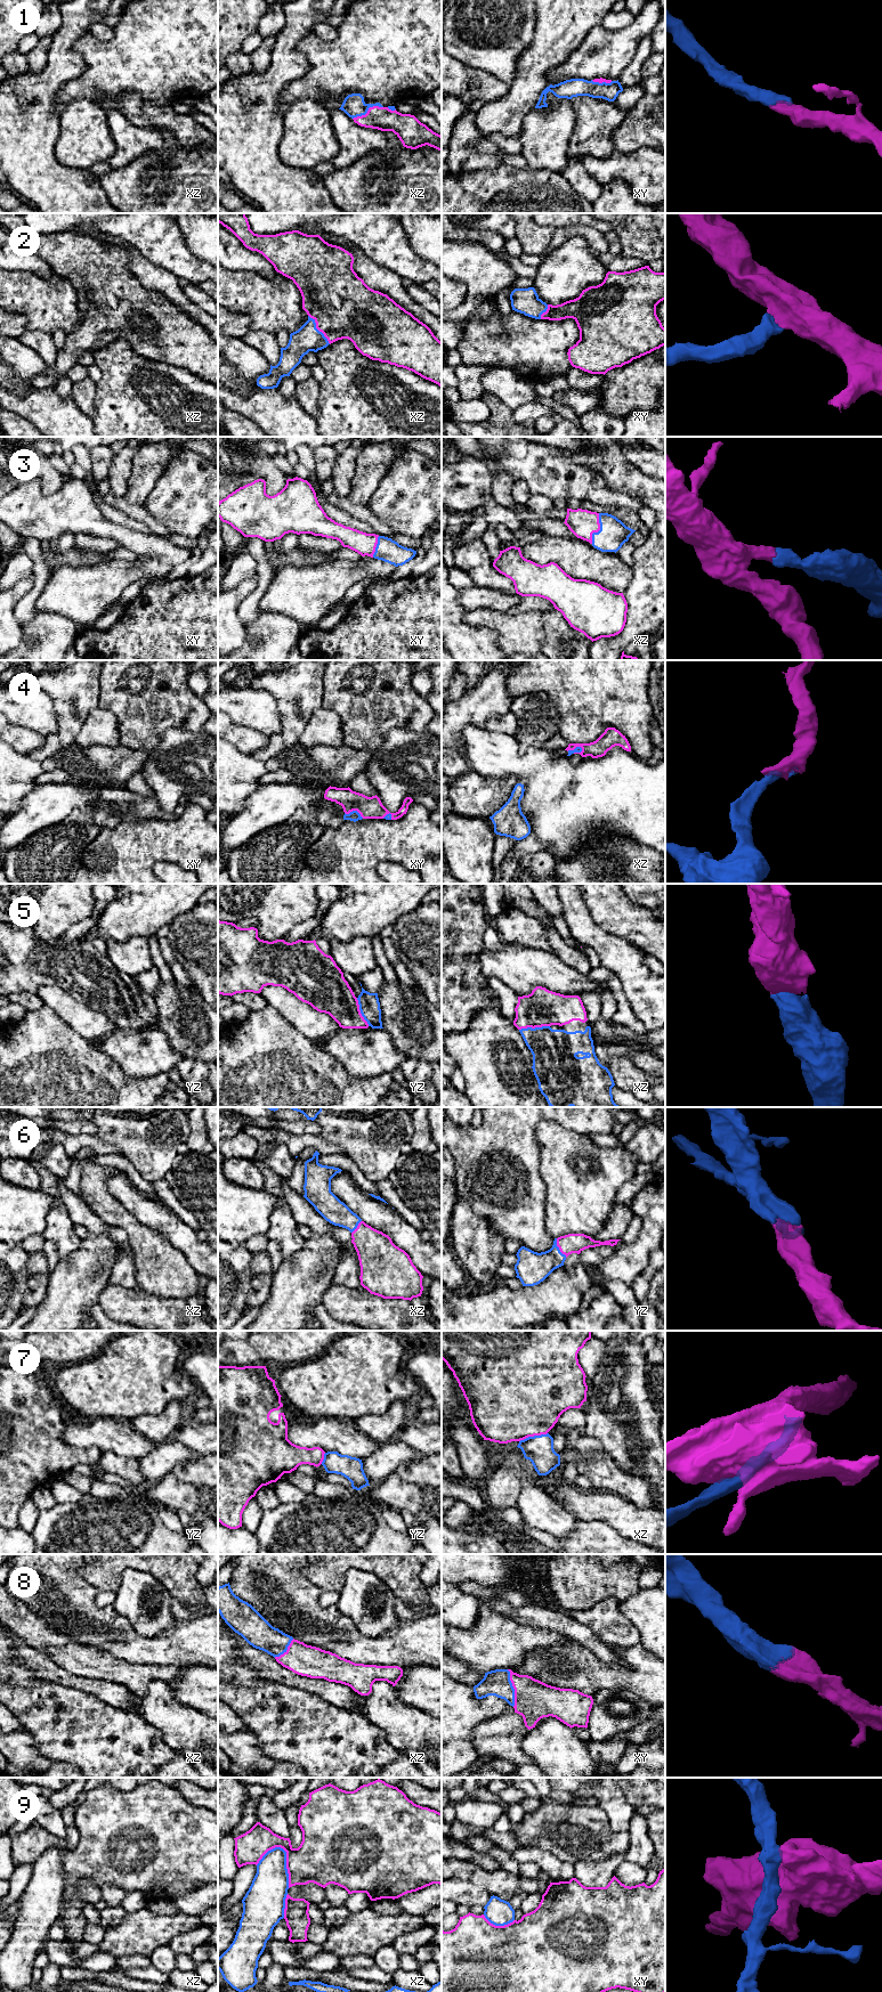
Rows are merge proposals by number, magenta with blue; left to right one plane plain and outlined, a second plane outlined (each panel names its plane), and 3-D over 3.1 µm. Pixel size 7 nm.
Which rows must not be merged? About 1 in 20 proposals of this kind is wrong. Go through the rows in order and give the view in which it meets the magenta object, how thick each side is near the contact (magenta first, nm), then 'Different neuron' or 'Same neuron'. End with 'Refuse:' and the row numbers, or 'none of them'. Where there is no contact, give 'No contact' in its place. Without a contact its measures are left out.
1: Touches magenta in xz. Thickness 160 nm (magenta) against 160 nm. Same neuron
2: Touches magenta in xz. Thickness 440 nm (magenta) against 180 nm. Same neuron
3: Touches magenta in xz. Thickness 190 nm (magenta) against 200 nm. Same neuron
4: Touches magenta in xy. Thickness 160 nm (magenta) against 70 nm. Same neuron
5: Touches magenta in xz. Thickness 260 nm (magenta) against 300 nm. Same neuron
6: Touches magenta in yz. Thickness 140 nm (magenta) against 240 nm. Same neuron
7: Touches magenta in xz. Thickness 500 nm (magenta) against 200 nm. Same neuron
8: Touches magenta in xy. Thickness 280 nm (magenta) against 180 nm. Same neuron
9: Touches magenta in xz. Thickness 360 nm (magenta) against 260 nm. Same neuron
Refuse: none of them

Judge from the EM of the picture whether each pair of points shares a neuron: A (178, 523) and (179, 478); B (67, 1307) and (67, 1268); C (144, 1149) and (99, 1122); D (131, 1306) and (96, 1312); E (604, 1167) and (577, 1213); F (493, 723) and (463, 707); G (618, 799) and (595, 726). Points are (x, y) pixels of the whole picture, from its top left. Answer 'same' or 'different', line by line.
A: same
B: same
C: same
D: different
E: same
F: different
G: different

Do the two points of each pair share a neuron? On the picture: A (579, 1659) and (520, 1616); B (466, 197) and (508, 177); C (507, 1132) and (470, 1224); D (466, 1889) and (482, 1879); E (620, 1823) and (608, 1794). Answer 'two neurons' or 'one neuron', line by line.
A: two neurons
B: one neuron
C: two neurons
D: two neurons
E: one neuron

